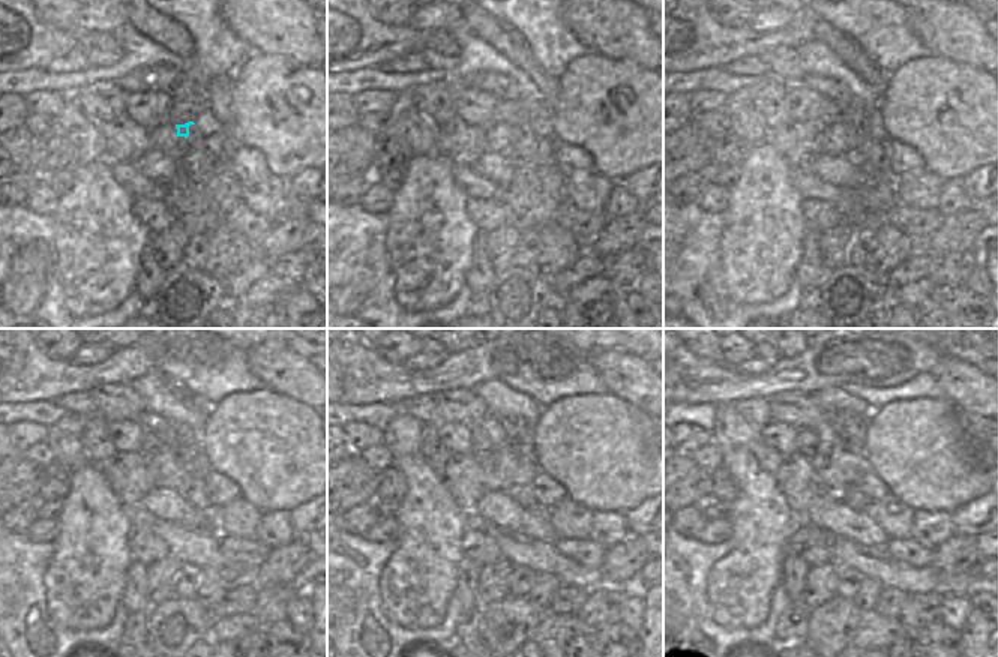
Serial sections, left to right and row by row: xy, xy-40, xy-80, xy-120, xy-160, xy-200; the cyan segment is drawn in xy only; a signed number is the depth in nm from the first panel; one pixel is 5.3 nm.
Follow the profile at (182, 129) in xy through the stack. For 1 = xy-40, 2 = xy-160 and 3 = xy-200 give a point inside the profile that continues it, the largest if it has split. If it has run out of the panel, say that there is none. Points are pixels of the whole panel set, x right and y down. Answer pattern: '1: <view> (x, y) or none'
1: xy-40 (520, 128)
2: xy-160 (520, 434)
3: xy-200 (851, 428)

